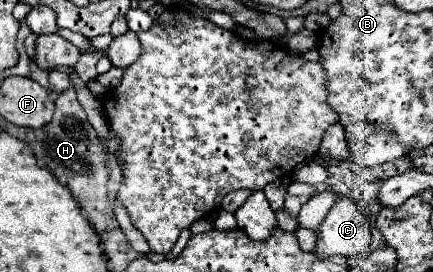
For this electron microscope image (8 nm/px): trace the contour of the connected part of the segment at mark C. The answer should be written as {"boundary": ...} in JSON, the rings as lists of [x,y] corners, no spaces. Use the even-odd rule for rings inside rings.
{"boundary":[[[339,196],[317,228],[315,252],[327,256],[355,256],[369,248],[371,218],[363,214],[357,200]]]}

